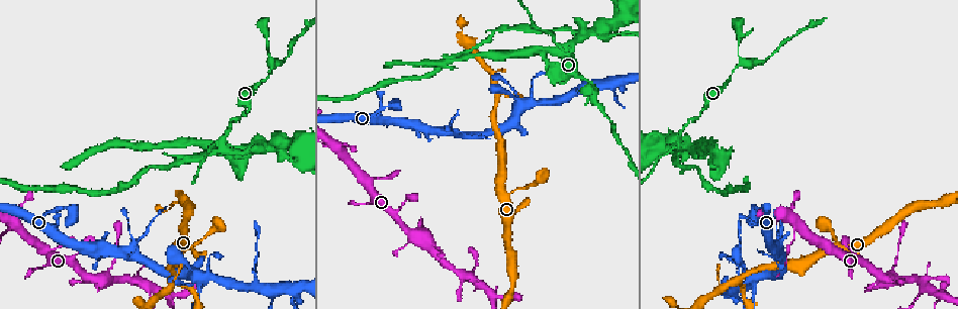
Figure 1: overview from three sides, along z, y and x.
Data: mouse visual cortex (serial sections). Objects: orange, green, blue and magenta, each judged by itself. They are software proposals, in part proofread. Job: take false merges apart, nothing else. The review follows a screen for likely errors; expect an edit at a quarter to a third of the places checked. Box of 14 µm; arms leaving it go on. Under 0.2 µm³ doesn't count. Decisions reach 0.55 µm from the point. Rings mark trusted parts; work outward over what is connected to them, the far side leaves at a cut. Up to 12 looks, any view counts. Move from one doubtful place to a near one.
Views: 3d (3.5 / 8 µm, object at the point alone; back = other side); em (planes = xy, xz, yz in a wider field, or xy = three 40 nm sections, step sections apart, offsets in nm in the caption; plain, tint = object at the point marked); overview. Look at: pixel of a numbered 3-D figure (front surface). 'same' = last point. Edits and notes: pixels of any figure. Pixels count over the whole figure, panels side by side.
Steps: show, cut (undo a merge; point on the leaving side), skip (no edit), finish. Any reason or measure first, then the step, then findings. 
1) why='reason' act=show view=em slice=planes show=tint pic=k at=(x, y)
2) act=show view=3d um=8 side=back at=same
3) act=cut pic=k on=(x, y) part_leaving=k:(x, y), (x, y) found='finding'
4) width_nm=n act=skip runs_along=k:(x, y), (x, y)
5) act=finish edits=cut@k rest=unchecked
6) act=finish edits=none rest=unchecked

why='sharp bend' act=show view=3d um=3.5 pic=1 at=(339, 149)

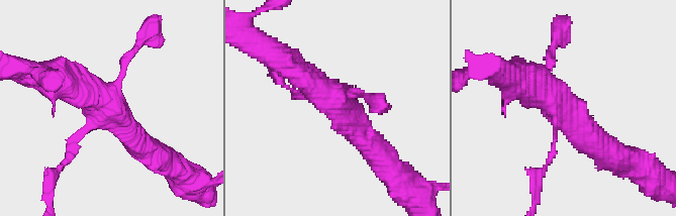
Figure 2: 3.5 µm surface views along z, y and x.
act=show view=em slice=xy step=3 show=tint pic=2 at=(560, 113)

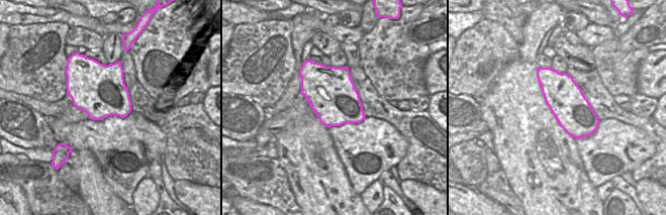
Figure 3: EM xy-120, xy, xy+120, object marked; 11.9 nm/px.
act=skip runs_along=2:(371, 145), (347, 111), (287, 63) found='one cell here'

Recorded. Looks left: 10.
why='small branch off a trunk' act=show view=3d um=8 pic=1 at=(144, 285)

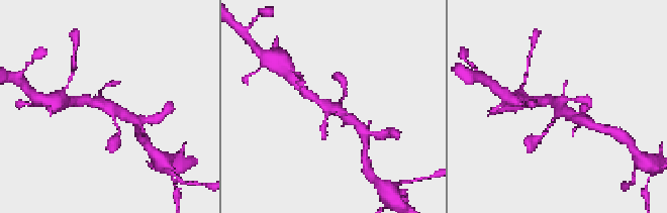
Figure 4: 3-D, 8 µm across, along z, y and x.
act=show view=em slice=xy step=3 show=tint pic=4 at=(561, 108)

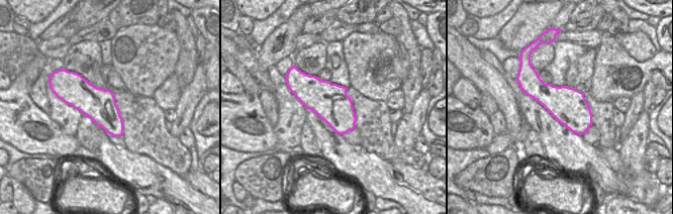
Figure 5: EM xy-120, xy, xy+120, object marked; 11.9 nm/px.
act=skip runs_along=4:(311, 96), (358, 124) found='one cell here'

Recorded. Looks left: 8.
why='abrupt turn' act=show view=3d um=8 pic=1 at=(246, 113)

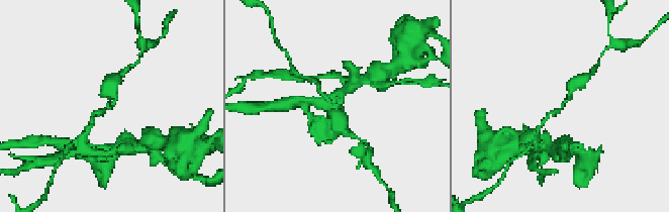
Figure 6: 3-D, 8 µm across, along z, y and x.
why='closer look' act=show view=3d um=3.5 side=back pic=6 at=(564, 105)

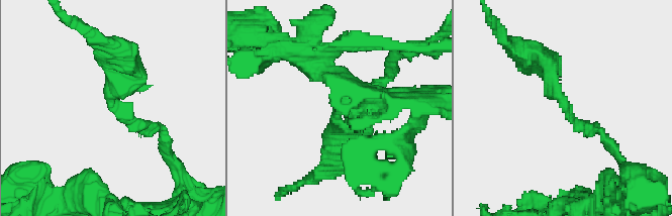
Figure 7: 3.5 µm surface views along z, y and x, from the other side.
why='shape alone is not enough' act=show view=em slice=xy step=2 show=tint pic=7 at=(125, 112)

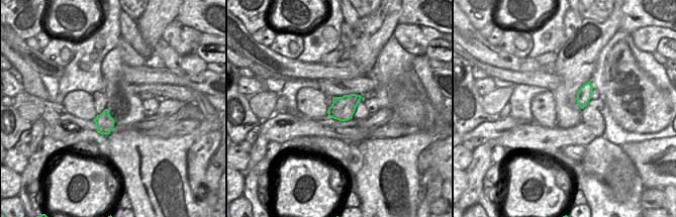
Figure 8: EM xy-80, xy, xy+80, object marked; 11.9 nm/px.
act=skip runs_along=7:(542, 58), (570, 120), (606, 138) found='continuous, no second cell'

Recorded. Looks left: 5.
why='arms run side by side' act=show view=3d um=8 pic=1 at=(221, 140)

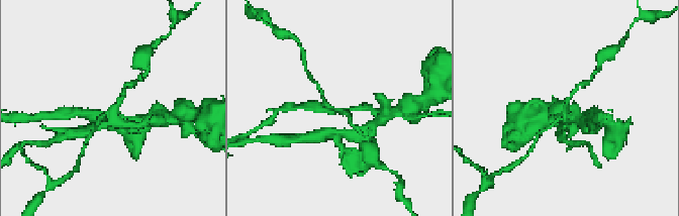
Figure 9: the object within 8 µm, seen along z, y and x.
why='closer look' act=show view=3d um=3.5 pic=9 at=(342, 112)

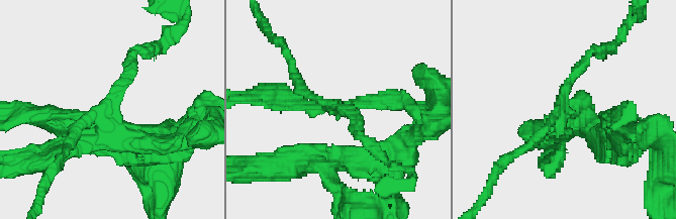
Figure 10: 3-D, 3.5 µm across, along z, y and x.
arms=4 act=cut pic=10 on=(600, 121) part_leaving=10:(112, 117), (153, 144), (193, 126) found='two cells meet here'

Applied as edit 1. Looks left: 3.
why='see it whole again' act=show view=overview

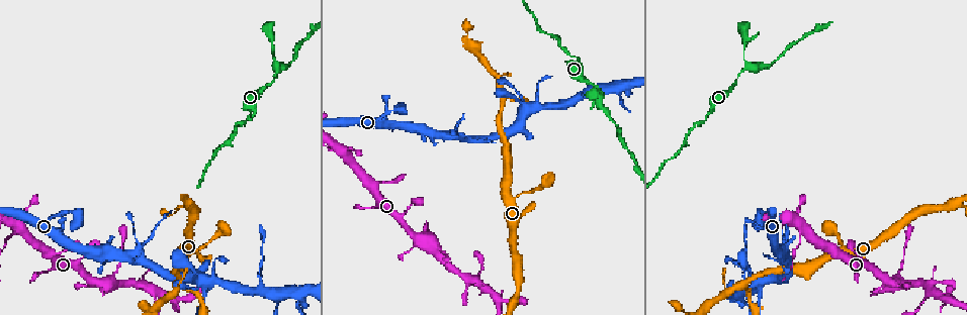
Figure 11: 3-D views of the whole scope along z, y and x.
act=show view=3d um=3.5 side=back pic=11 at=(501, 98)

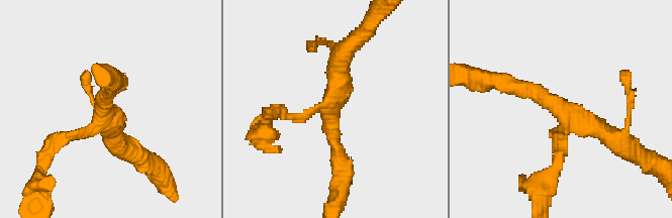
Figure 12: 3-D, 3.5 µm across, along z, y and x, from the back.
arms=3 arm_widths_nm=150,200,300 act=show view=em slice=xy step=2 show=tint pic=12 at=(566, 113)

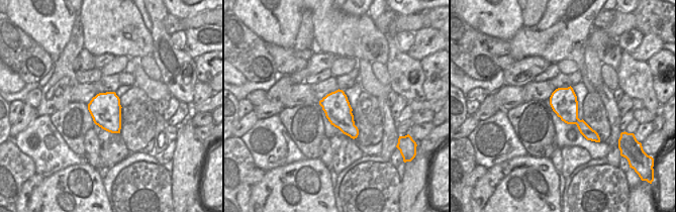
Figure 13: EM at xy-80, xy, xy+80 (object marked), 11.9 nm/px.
act=skip runs_along=12:(511, 87), (530, 87), (619, 143) found='continuous, no second cell'

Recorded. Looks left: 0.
act=finish edits=cut@10 rest=unchecked

